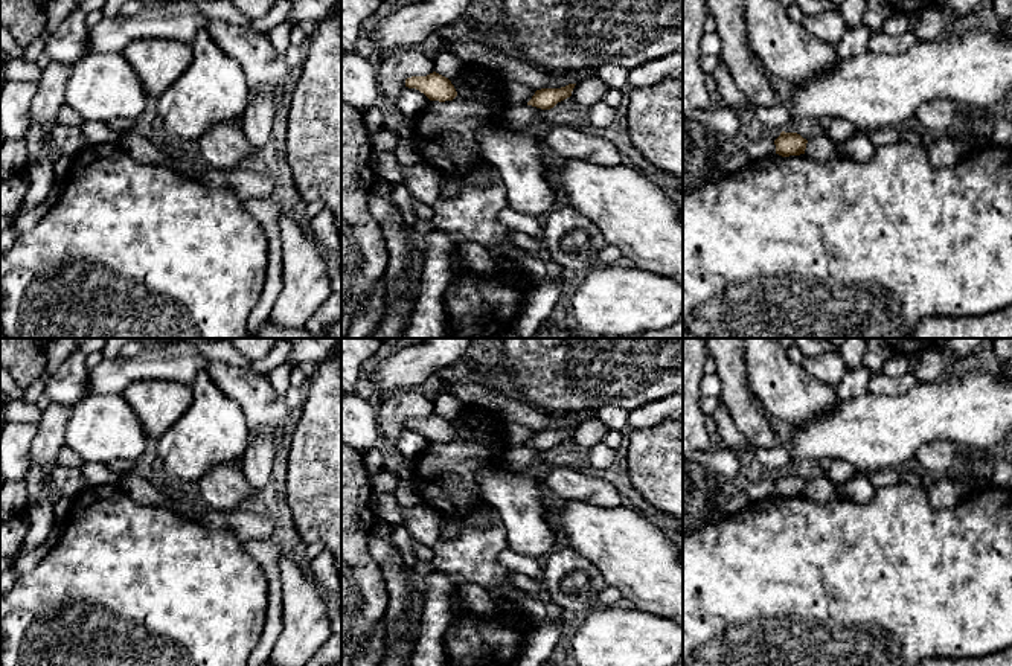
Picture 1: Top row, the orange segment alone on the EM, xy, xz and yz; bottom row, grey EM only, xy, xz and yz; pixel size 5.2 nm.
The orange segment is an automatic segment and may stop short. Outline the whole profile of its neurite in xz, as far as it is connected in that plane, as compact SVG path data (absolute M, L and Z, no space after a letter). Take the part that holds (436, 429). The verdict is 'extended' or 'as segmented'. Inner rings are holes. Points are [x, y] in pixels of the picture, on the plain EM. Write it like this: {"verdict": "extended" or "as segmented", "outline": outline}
{"verdict": "as segmented", "outline": "M436 413L427 418L412 418L405 421L405 428L416 430L424 434L430 442L453 442L457 433L451 422Z"}

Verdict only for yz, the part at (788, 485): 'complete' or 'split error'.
complete

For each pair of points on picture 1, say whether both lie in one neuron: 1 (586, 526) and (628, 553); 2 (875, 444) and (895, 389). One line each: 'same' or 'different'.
1: same
2: different

